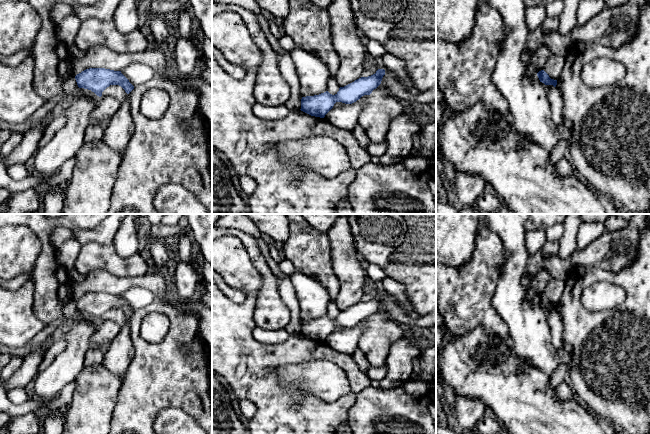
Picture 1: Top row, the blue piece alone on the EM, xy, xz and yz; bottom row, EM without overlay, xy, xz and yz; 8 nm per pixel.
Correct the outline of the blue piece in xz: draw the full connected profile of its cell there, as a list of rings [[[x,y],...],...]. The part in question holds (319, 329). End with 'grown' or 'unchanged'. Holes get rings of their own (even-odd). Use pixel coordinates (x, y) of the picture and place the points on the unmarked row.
[[[378,293],[371,300],[361,301],[344,311],[340,311],[335,319],[326,315],[319,319],[302,321],[300,334],[311,340],[324,342],[336,326],[352,328],[362,320],[370,319],[381,308],[384,299],[385,294]]] | unchanged

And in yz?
[[[544,294],[539,295],[537,297],[537,300],[540,306],[544,307],[545,309],[553,309],[554,311],[556,311],[557,304],[551,303]]] | unchanged

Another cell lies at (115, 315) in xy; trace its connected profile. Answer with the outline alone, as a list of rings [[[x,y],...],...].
[[[110,309],[102,316],[102,320],[113,321],[120,327],[122,327],[125,323],[128,322],[128,318],[119,309]]]

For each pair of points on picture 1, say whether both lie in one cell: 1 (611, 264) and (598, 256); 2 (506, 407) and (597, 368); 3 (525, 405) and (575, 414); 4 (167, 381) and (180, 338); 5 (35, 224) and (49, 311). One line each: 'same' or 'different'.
1: same
2: different
3: same
4: same
5: same

